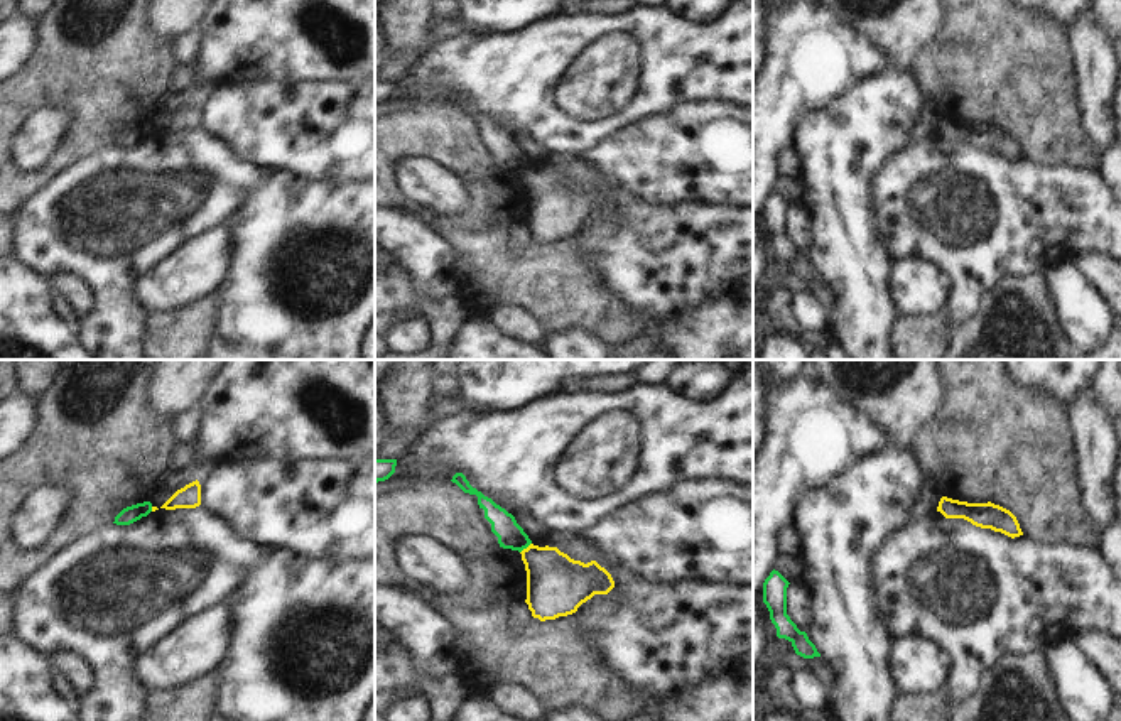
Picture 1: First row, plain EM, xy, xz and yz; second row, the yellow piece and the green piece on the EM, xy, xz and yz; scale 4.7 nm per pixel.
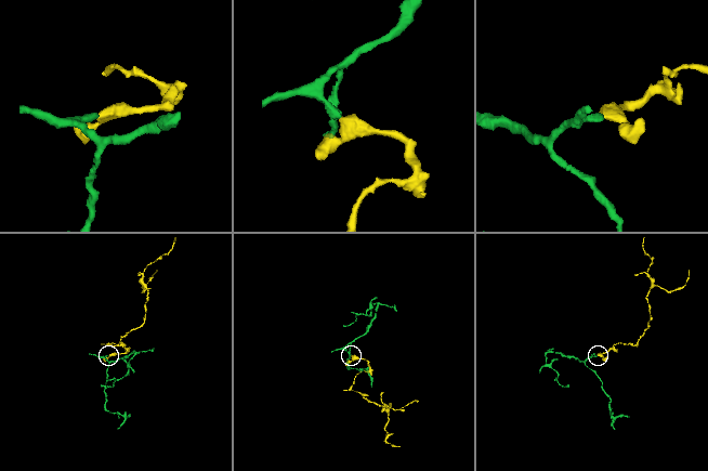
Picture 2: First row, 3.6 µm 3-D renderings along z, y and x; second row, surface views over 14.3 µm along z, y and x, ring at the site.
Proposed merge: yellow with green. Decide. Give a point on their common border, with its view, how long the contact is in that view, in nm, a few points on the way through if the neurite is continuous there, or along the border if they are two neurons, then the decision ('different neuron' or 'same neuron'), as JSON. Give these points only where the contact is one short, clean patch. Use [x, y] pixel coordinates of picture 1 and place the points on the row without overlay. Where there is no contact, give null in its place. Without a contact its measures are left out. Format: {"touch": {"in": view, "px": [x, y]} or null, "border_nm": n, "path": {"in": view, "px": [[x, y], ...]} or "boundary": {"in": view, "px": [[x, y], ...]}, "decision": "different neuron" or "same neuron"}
{"touch": {"in": "xz", "px": [527, 169]}, "border_nm": 80, "boundary": {"in": "xz", "px": [[530, 164], [520, 174]]}, "decision": "different neuron"}

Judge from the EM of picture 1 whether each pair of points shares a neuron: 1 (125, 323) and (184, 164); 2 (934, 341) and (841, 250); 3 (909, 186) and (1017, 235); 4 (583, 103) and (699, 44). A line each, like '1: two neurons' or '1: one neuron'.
1: one neuron
2: two neurons
3: one neuron
4: one neuron

